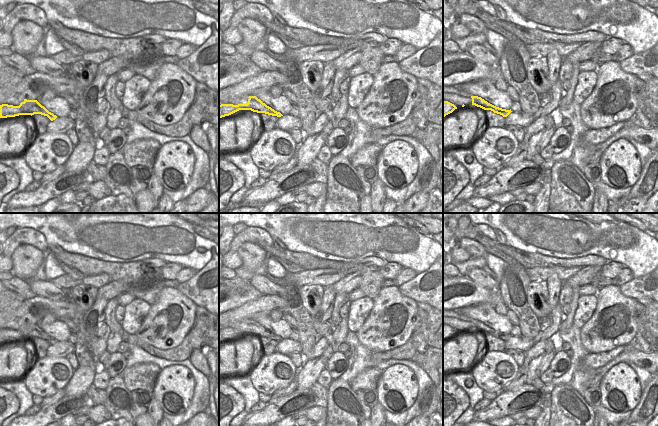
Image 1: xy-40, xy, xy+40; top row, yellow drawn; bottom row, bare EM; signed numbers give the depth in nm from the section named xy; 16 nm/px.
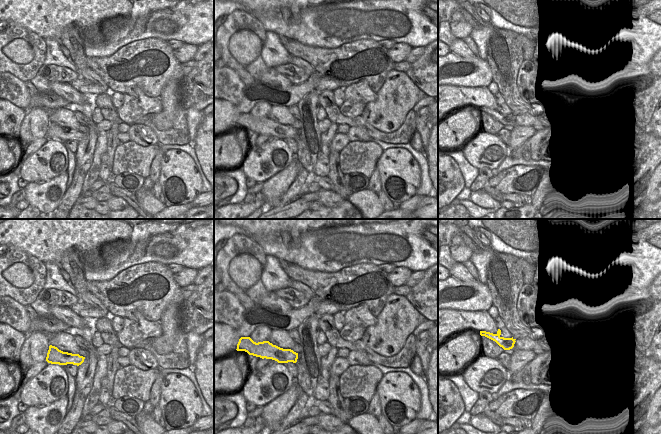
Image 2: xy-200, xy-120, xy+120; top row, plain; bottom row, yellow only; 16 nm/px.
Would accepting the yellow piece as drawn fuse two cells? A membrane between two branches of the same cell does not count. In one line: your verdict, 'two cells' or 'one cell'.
two cells

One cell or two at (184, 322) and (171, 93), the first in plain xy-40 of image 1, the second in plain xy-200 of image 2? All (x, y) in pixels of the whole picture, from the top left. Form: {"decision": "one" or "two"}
{"decision": "one"}

